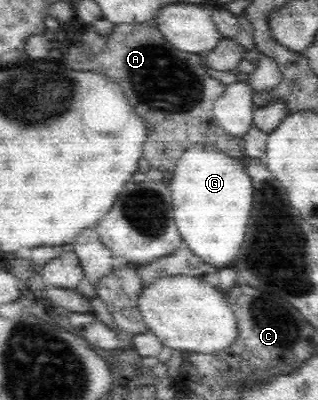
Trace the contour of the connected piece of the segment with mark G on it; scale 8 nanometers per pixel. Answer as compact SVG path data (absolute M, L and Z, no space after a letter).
M199 144L189 145L177 158L174 159L173 176L169 180L169 190L171 190L171 206L173 210L173 222L179 233L179 237L195 256L207 260L208 263L223 266L231 262L237 256L237 250L245 238L245 228L249 220L249 210L251 210L251 179L244 170L244 161L241 158L232 159L223 153L213 149L199 146Z

